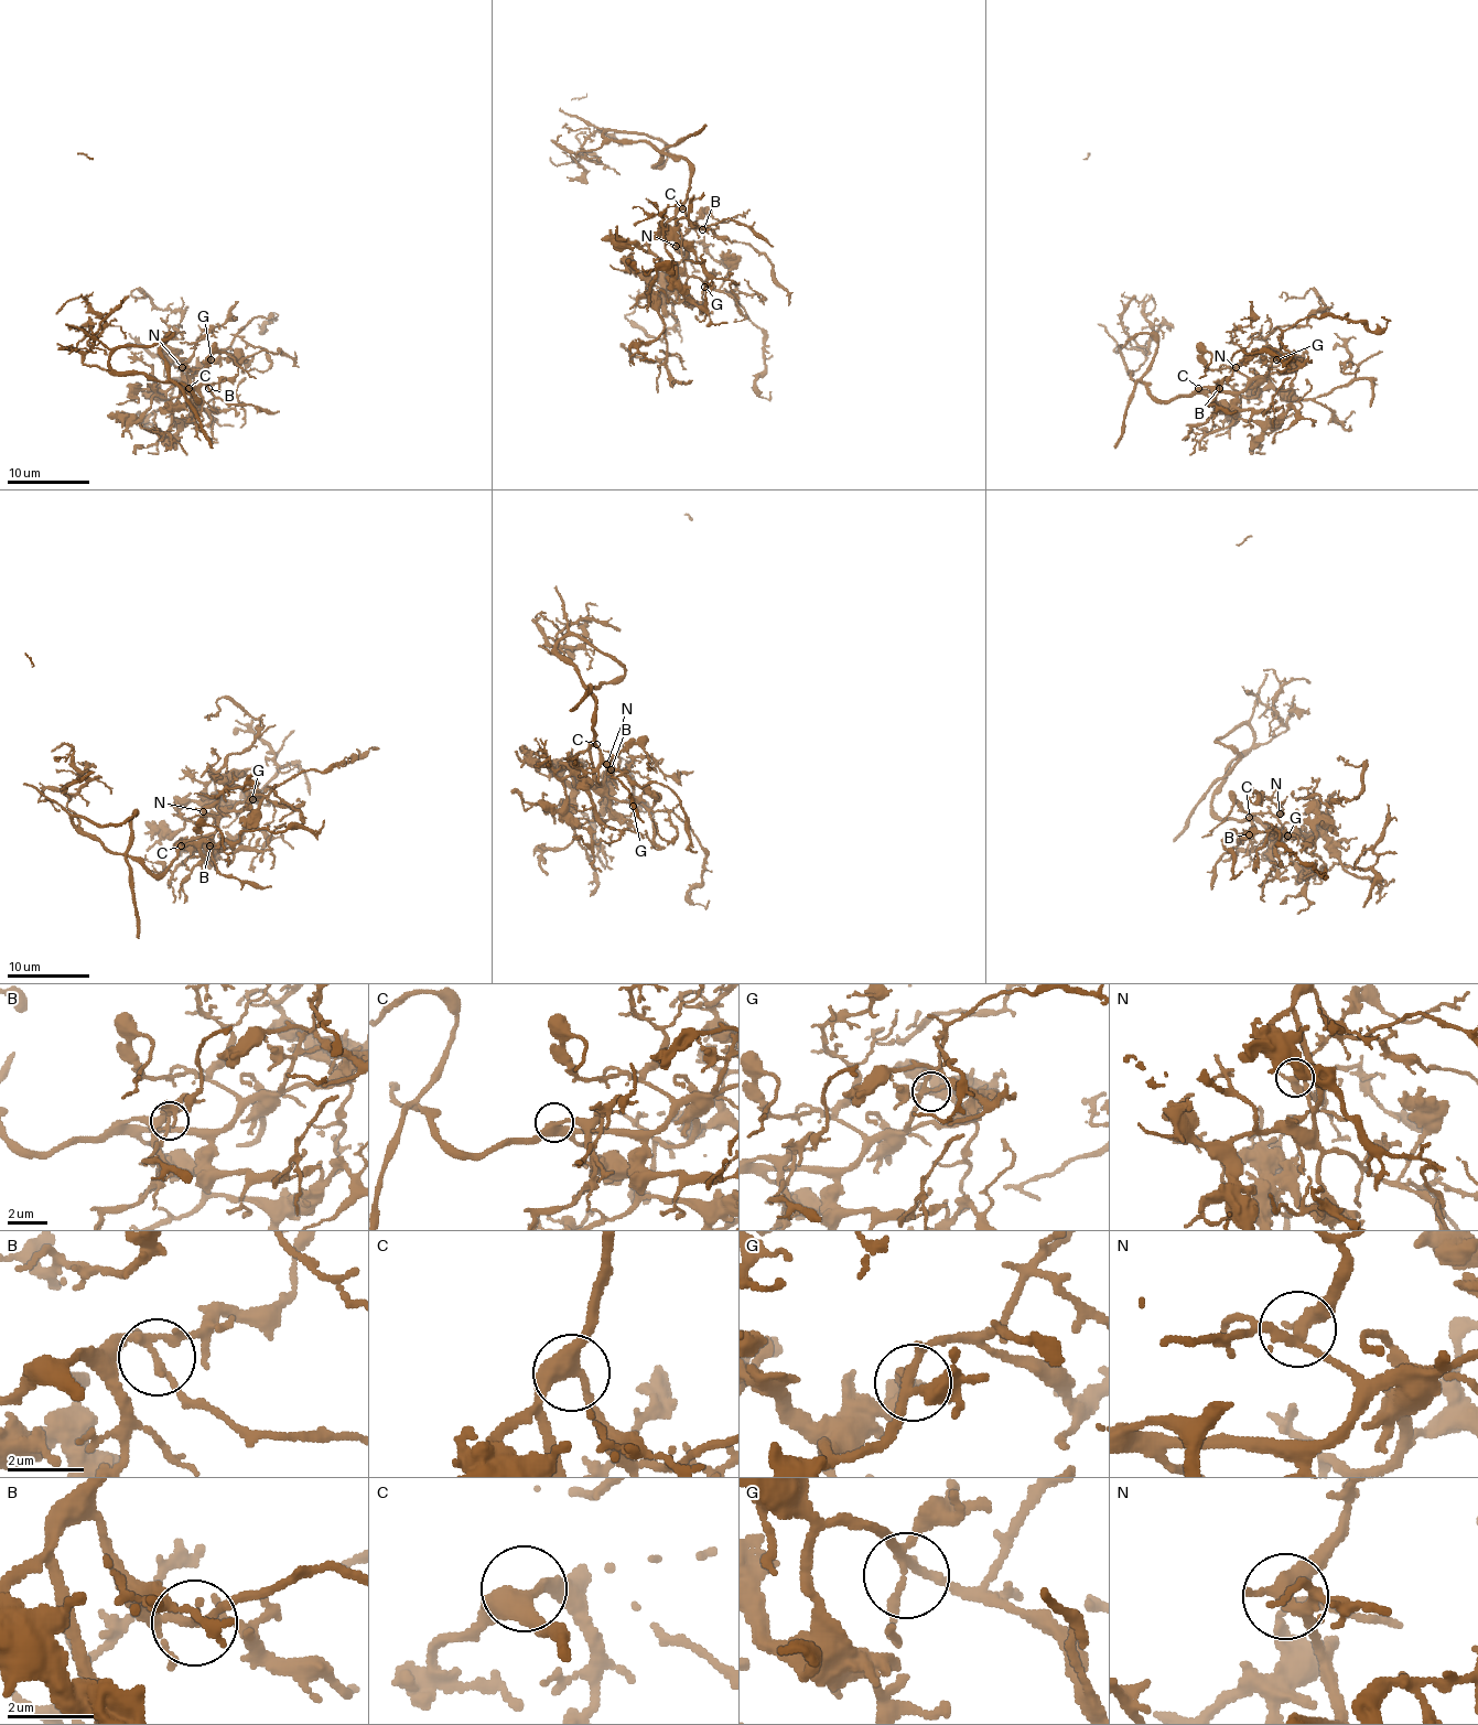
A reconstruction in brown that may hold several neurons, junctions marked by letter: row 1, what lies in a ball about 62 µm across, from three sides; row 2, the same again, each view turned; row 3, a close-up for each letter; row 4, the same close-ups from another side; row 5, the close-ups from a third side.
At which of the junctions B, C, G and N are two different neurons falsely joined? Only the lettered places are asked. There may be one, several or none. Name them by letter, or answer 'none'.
none

